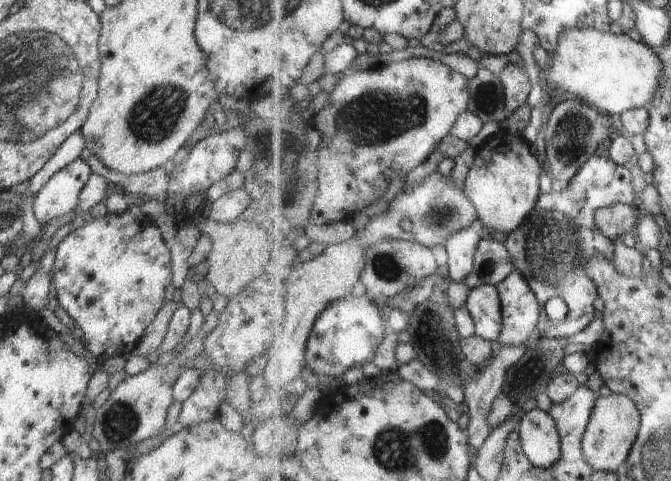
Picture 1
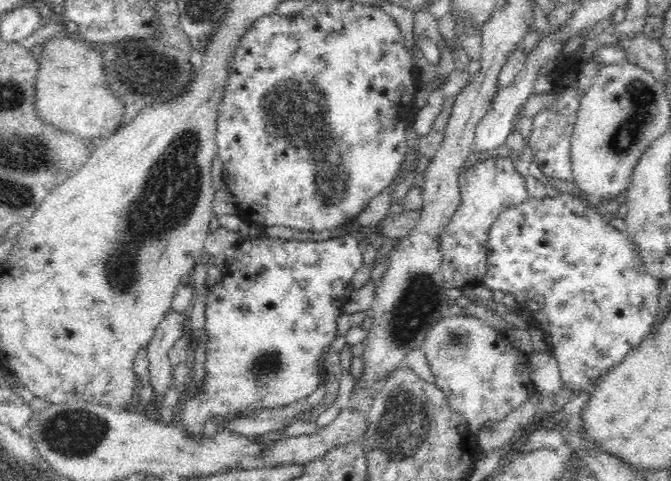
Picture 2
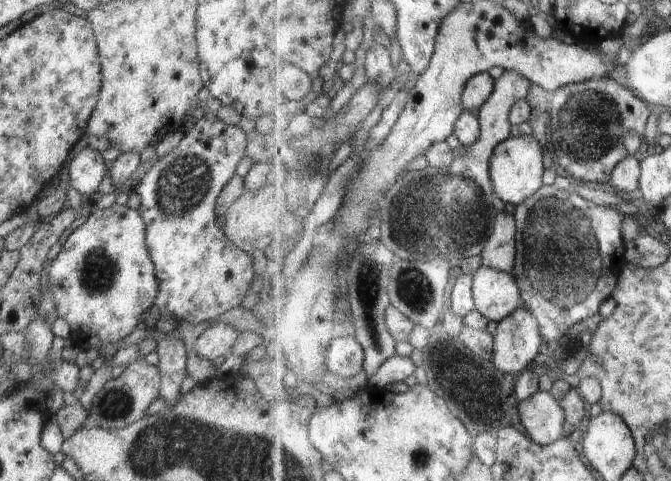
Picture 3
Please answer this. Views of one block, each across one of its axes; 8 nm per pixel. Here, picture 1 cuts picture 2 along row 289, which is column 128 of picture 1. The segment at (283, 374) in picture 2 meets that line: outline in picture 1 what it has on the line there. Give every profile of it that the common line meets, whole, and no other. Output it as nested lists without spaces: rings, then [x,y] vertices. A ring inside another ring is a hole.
[[[132,209],[122,215],[107,213],[102,218],[86,222],[58,244],[51,274],[51,284],[56,291],[54,302],[80,326],[86,353],[97,359],[114,357],[135,348],[166,301],[164,290],[172,282],[171,250],[162,239],[160,229],[149,218]]]

